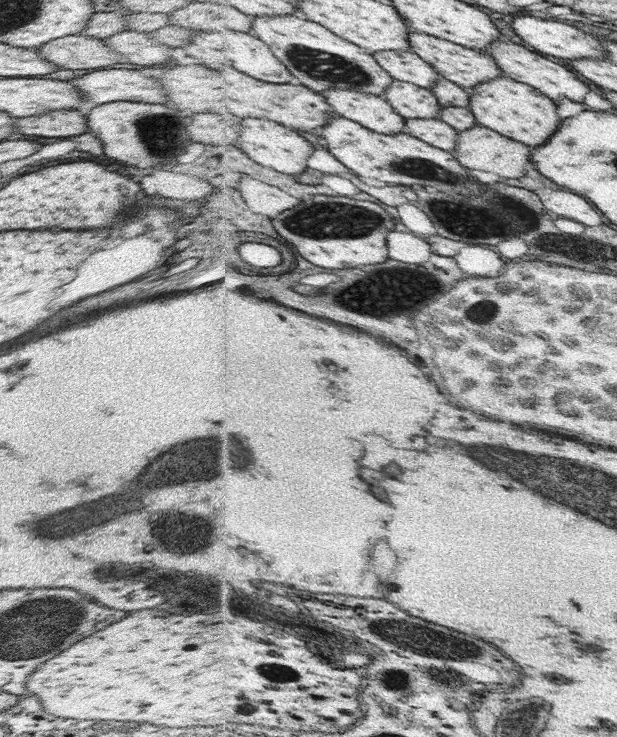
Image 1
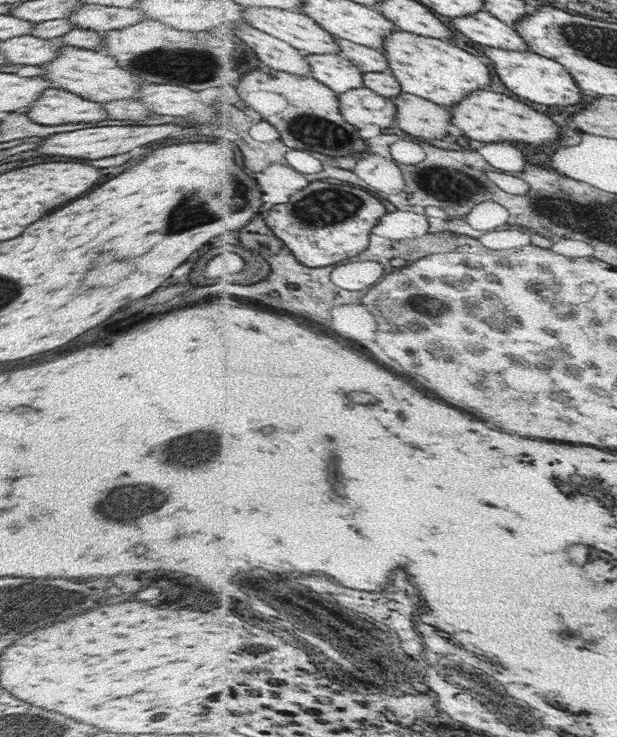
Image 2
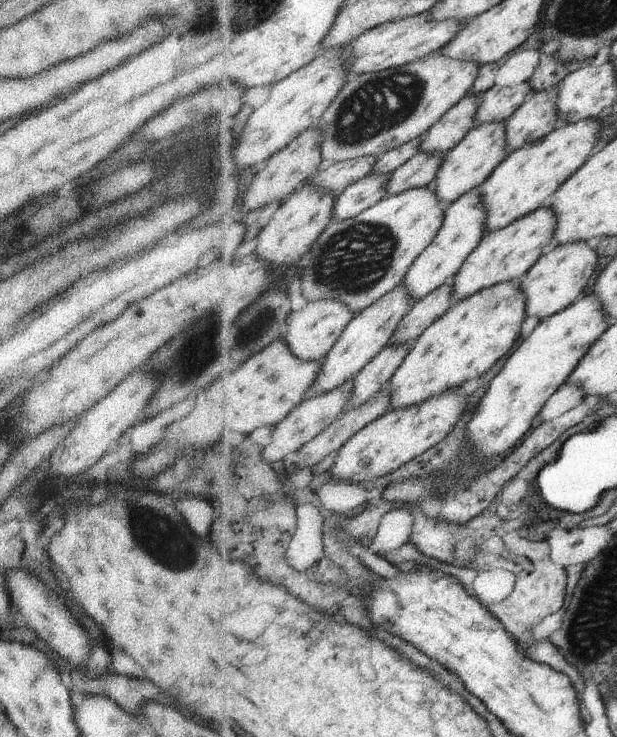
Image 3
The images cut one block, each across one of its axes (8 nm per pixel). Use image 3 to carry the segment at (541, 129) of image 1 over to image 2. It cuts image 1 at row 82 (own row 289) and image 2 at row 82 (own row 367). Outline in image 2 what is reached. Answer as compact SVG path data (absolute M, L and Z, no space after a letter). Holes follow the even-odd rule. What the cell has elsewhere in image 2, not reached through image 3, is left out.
M396 30L386 38L386 55L392 63L392 74L402 83L405 92L417 94L445 107L456 106L468 98L468 94L483 90L492 84L492 74L480 57L468 54L448 40L430 38L404 30Z

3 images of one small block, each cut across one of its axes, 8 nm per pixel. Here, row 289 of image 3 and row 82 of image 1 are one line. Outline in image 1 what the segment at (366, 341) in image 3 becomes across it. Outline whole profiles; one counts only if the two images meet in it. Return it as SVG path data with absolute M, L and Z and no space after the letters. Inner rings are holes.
M396 80L385 97L394 108L408 118L442 119L443 104L434 90L418 84Z

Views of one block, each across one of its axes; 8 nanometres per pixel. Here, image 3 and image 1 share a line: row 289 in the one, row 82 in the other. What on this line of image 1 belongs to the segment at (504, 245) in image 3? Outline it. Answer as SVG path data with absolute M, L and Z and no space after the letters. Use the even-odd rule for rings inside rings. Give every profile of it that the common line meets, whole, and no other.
M413 31L411 34L412 49L416 54L423 56L424 60L432 63L442 76L465 88L474 88L478 84L494 80L498 76L504 76L503 69L496 64L496 60L483 51L468 48L462 44L456 44L451 40L444 40L437 36Z

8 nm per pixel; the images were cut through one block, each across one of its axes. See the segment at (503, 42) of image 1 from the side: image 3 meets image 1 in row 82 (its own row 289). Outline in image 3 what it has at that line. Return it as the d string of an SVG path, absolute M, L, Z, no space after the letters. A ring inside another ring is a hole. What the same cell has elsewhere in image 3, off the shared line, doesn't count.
M576 241L552 245L544 250L539 262L529 268L520 280L521 291L527 296L528 316L540 316L542 320L570 307L576 298L582 296L598 266L598 252L594 250L596 246L588 246L588 243L592 242Z

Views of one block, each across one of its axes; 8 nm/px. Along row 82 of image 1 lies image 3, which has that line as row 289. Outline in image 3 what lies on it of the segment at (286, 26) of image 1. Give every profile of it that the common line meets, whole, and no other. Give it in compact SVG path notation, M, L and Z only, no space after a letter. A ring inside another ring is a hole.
M428 185L425 187L416 187L397 195L390 195L386 197L380 204L373 206L366 212L363 212L359 217L354 217L351 219L346 219L342 222L336 222L336 224L331 224L323 233L322 236L316 241L316 244L311 248L311 252L303 258L302 268L304 270L304 276L302 276L302 293L303 293L303 303L312 302L324 299L337 298L345 302L353 311L360 314L364 309L371 307L375 302L382 299L388 293L396 290L399 284L405 280L407 274L411 271L411 268L415 265L415 262L427 251L428 248L432 246L435 242L436 237L443 230L445 220L447 218L447 208L448 204L445 204L445 200L441 199L441 196L437 193L434 185Z

